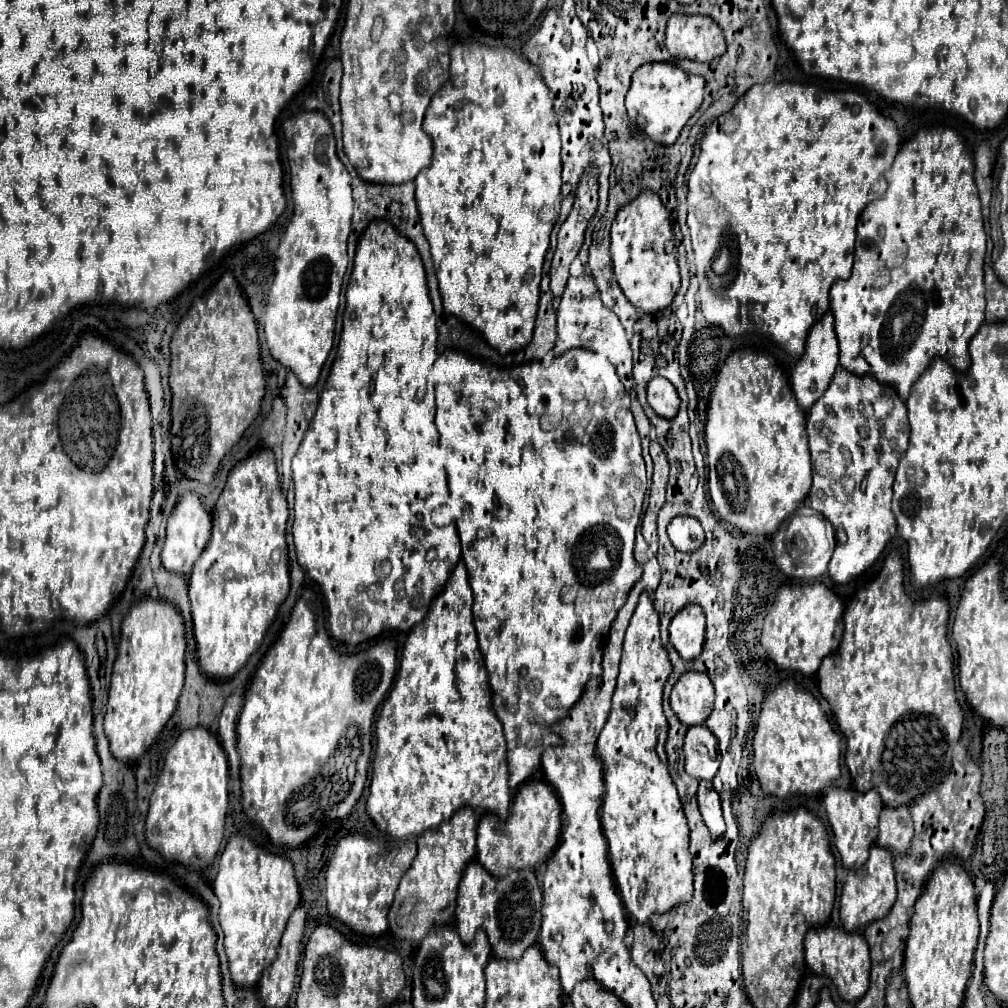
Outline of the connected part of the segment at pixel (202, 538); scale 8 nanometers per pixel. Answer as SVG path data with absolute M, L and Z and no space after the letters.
M192 492L180 498L176 504L172 518L168 520L168 530L166 530L166 544L162 548L162 564L168 572L176 572L180 576L190 576L194 560L200 556L200 552L206 548L208 538L212 534L212 518L204 510L200 498Z

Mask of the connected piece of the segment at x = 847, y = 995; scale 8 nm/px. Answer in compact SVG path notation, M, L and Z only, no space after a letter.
M824 926L820 930L810 930L806 934L804 948L806 948L806 964L810 966L810 970L818 976L828 976L838 988L842 1000L858 1002L866 994L866 990L870 988L870 948L864 936Z

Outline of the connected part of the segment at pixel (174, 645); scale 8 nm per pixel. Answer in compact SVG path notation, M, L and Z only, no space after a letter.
M140 600L130 608L122 624L104 720L104 732L116 760L136 764L172 718L184 684L184 654L184 624L172 604L166 600Z

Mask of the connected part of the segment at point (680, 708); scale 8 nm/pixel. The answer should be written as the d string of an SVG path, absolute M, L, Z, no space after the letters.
M684 672L670 694L672 710L686 726L704 724L714 704L714 684L704 672Z

